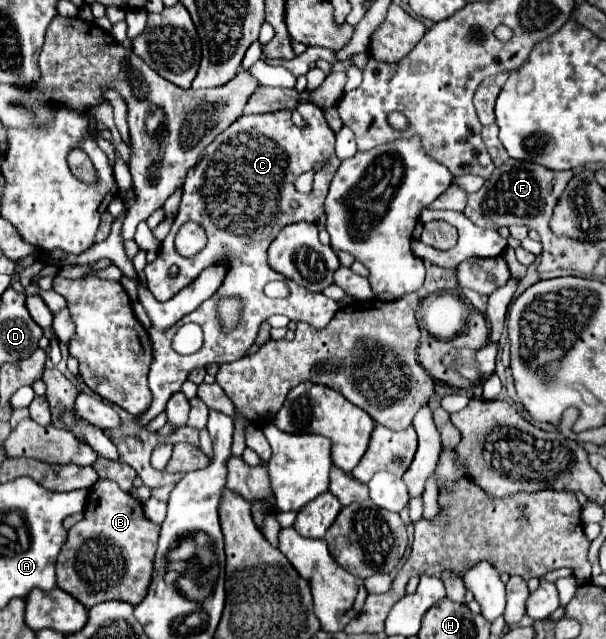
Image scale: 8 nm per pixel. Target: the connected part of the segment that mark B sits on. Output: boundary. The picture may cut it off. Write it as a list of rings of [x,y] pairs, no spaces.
[[[98,480],[90,492],[84,508],[84,518],[68,530],[68,540],[62,546],[56,562],[56,586],[72,594],[86,608],[92,608],[104,600],[124,600],[130,604],[140,604],[146,588],[152,580],[152,562],[156,554],[160,526],[150,522],[144,516],[144,508],[138,500],[134,500],[128,492],[120,490],[112,480]]]

